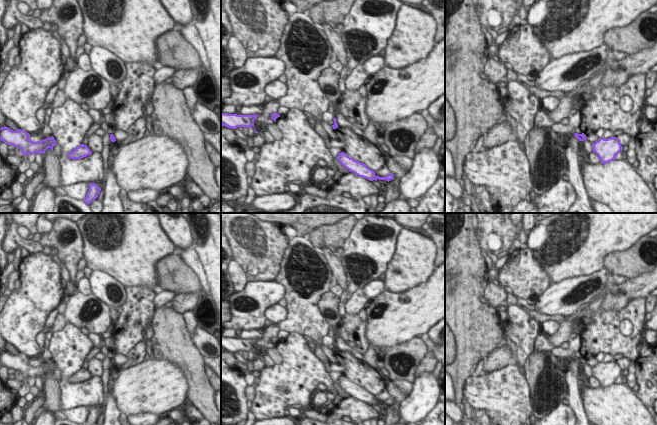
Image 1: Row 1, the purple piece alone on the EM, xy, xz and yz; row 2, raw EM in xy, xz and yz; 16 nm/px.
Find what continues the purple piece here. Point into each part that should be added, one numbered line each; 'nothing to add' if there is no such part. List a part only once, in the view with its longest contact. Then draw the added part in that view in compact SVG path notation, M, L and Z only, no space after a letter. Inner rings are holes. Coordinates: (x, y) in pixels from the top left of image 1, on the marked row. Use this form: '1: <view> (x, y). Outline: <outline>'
nothing to add

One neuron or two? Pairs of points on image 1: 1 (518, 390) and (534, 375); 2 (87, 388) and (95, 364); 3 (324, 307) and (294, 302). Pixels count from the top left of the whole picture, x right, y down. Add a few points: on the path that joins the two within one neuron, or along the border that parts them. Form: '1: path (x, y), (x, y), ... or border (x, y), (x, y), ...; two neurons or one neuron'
1: border (525, 372), (532, 404); two neurons
2: border (99, 376), (92, 377); two neurons
3: border (326, 291), (318, 301), (318, 310), (331, 324); two neurons

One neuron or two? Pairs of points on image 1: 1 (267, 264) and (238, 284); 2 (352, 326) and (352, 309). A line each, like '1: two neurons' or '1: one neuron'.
1: two neurons
2: two neurons

